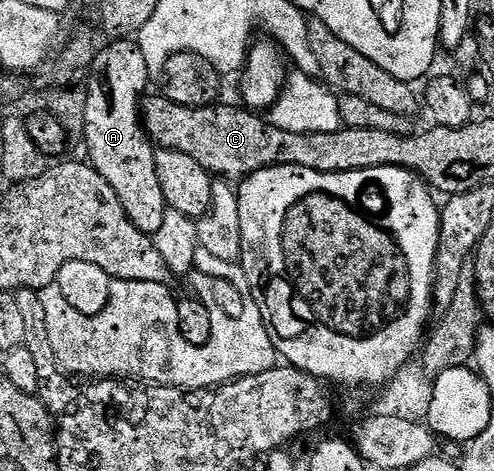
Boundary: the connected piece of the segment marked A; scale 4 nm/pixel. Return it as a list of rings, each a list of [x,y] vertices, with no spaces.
[[[115,39],[98,50],[91,68],[91,78],[87,84],[85,103],[85,123],[83,137],[87,141],[90,164],[94,165],[117,191],[117,199],[125,207],[129,219],[148,235],[153,235],[161,227],[169,208],[163,197],[161,183],[157,179],[156,146],[143,127],[141,102],[148,92],[147,60],[138,44],[131,39]]]

